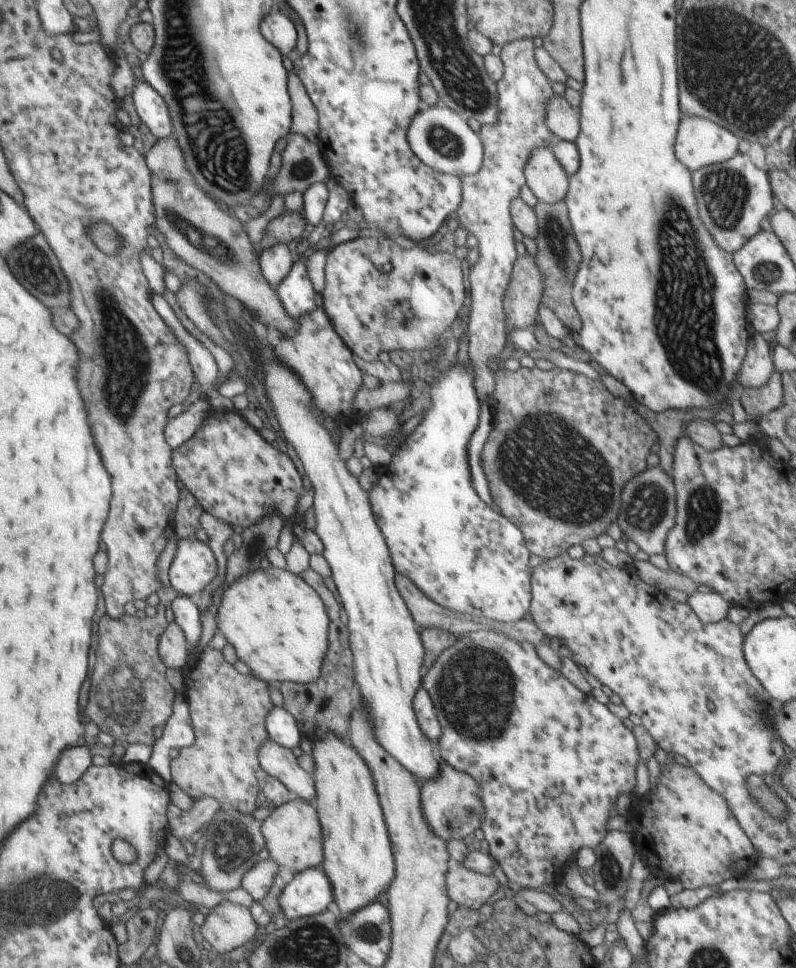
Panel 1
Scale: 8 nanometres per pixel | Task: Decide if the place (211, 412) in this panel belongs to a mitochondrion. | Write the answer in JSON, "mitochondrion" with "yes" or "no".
{"mitochondrion":"no"}

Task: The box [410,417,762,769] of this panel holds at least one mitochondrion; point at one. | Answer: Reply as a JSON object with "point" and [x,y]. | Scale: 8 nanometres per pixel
{"point":[475,686]}

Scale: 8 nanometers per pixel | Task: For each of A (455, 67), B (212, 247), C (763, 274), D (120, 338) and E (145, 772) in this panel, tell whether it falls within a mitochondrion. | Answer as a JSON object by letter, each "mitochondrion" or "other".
{"A":"mitochondrion","B":"mitochondrion","C":"mitochondrion","D":"mitochondrion","E":"other"}

